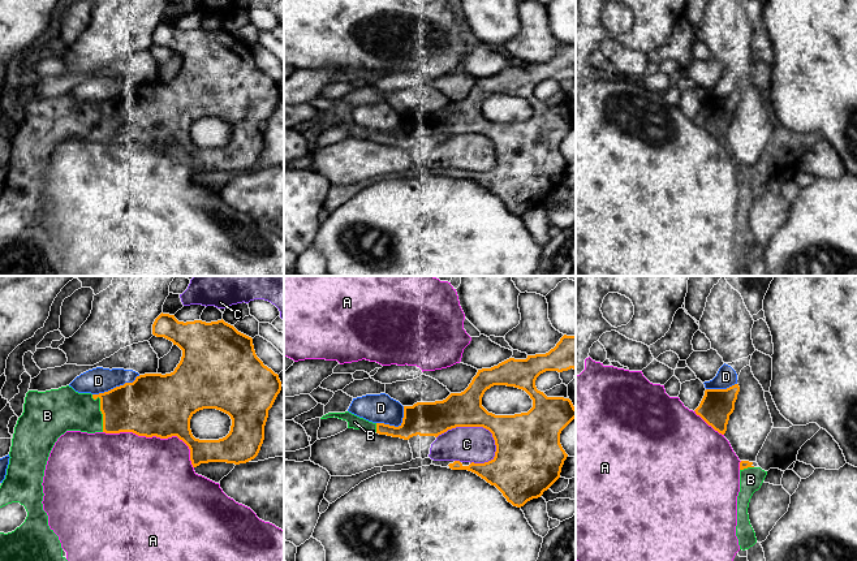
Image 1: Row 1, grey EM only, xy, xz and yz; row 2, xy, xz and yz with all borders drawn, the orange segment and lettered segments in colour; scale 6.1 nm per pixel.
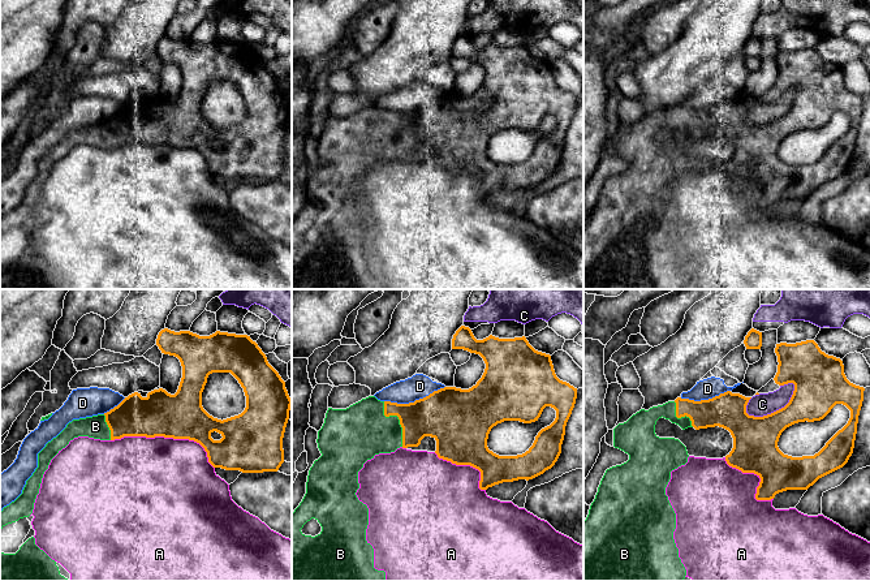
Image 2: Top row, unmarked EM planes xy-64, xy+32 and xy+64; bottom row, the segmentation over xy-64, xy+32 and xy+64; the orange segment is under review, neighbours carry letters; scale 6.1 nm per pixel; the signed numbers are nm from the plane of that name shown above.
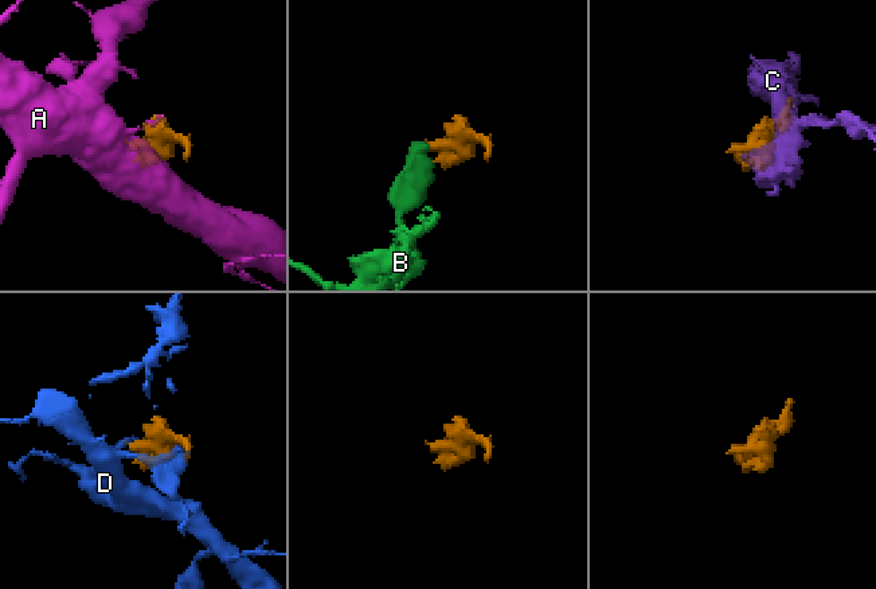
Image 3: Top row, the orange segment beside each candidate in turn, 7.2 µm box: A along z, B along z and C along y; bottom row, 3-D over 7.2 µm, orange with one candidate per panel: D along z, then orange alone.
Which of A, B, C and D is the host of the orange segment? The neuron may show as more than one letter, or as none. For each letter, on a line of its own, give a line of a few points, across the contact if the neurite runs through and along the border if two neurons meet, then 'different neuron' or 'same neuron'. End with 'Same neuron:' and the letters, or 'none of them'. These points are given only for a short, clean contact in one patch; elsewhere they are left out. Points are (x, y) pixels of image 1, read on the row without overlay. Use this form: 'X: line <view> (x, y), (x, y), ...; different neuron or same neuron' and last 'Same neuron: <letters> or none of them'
A: different neuron
B: same neuron
C: different neuron
D: different neuron
Same neuron: B

